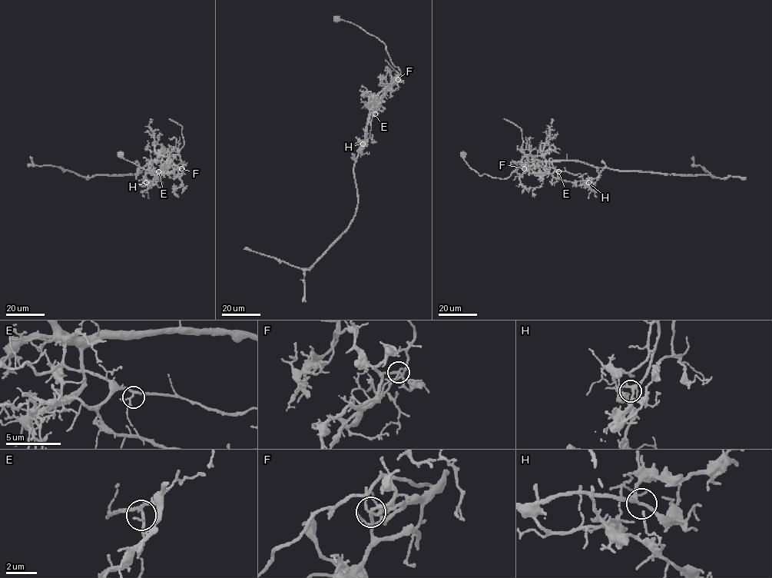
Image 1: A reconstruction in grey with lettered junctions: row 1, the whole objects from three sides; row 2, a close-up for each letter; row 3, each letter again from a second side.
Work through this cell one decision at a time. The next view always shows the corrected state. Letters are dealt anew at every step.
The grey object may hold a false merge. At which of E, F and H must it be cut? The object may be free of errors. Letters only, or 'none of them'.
F

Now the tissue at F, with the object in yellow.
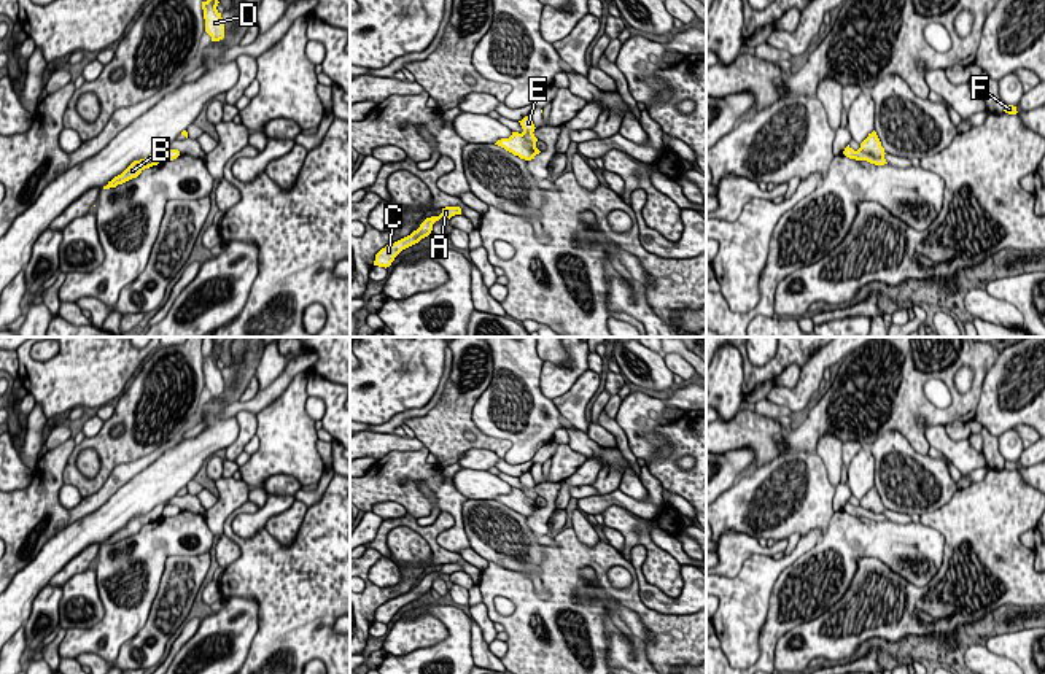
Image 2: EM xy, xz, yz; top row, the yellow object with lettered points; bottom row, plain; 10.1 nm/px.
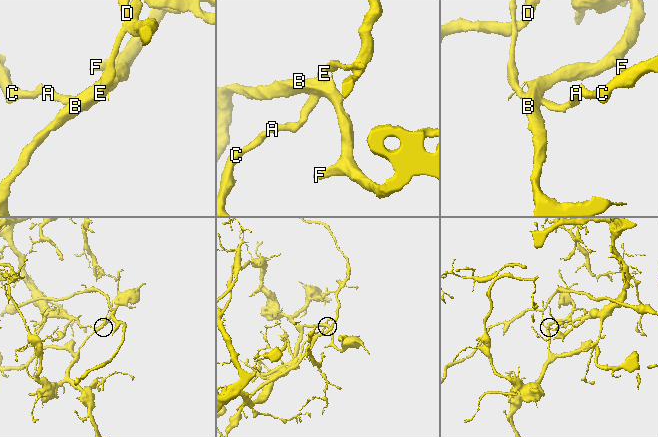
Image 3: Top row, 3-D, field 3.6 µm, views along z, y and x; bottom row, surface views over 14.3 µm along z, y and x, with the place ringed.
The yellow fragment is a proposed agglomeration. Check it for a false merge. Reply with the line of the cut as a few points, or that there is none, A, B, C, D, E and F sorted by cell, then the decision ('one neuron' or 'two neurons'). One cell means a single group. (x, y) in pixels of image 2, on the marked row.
cut in xz along (524, 131), (522, 134), (535, 145); A C / B D E F; two neurons

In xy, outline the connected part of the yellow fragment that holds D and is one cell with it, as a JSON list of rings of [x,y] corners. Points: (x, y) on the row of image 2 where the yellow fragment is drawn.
[[[218,0],[202,2],[205,32],[212,37],[212,41],[224,38],[224,22],[221,13],[216,10]]]

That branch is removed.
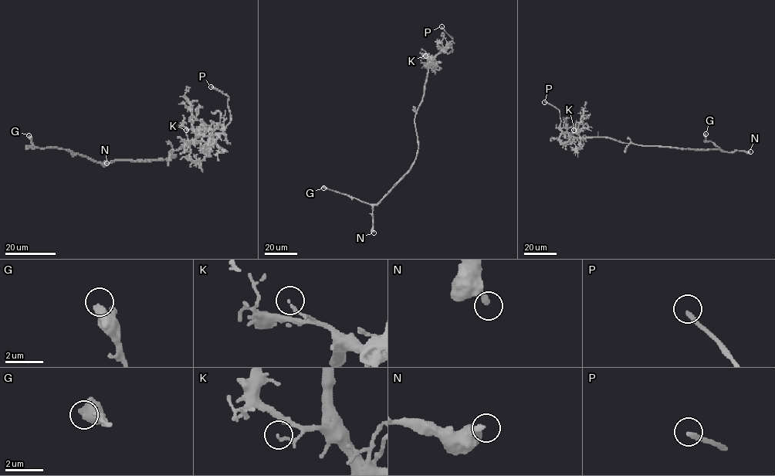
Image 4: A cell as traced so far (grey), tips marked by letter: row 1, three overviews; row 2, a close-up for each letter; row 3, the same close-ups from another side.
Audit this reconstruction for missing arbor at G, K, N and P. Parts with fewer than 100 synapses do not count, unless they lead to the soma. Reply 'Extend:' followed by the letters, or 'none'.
Extend: P

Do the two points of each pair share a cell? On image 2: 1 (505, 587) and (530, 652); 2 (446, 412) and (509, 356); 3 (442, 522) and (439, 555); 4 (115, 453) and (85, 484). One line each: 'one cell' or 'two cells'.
1: one cell
2: two cells
3: one cell
4: one cell

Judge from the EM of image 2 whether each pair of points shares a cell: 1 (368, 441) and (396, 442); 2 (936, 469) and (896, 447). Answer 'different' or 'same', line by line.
1: same
2: same

